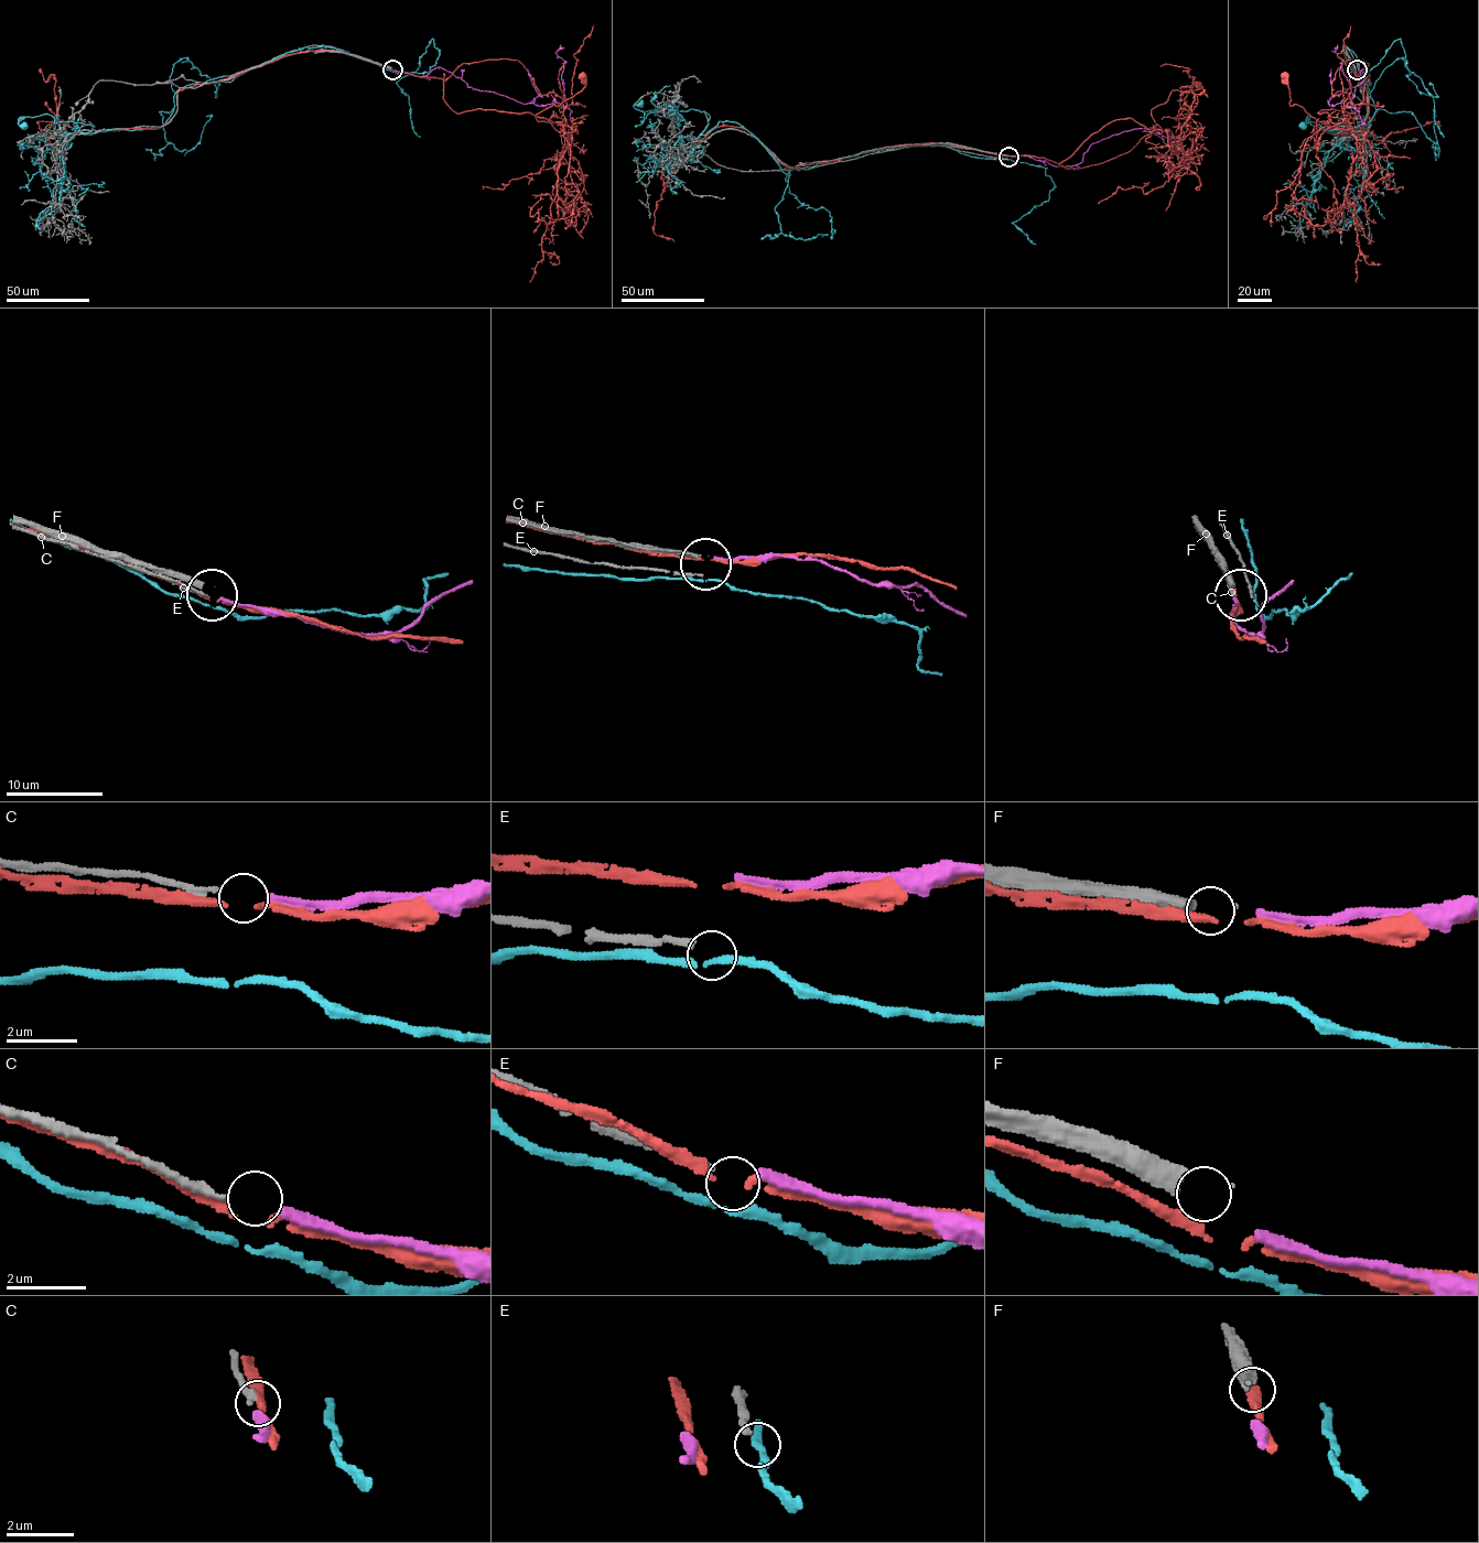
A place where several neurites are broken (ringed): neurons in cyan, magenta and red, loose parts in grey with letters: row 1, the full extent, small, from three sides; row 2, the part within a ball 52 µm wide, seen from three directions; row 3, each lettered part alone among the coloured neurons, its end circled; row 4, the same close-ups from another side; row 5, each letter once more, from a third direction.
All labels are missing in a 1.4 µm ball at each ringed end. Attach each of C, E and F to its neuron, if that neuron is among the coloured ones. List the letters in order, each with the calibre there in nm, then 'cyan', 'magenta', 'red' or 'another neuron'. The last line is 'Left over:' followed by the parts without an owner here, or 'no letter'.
C: calibre 190 nm; magenta
E: calibre 190 nm; another neuron
F: calibre 480 nm; another neuron
Left over: E, F

